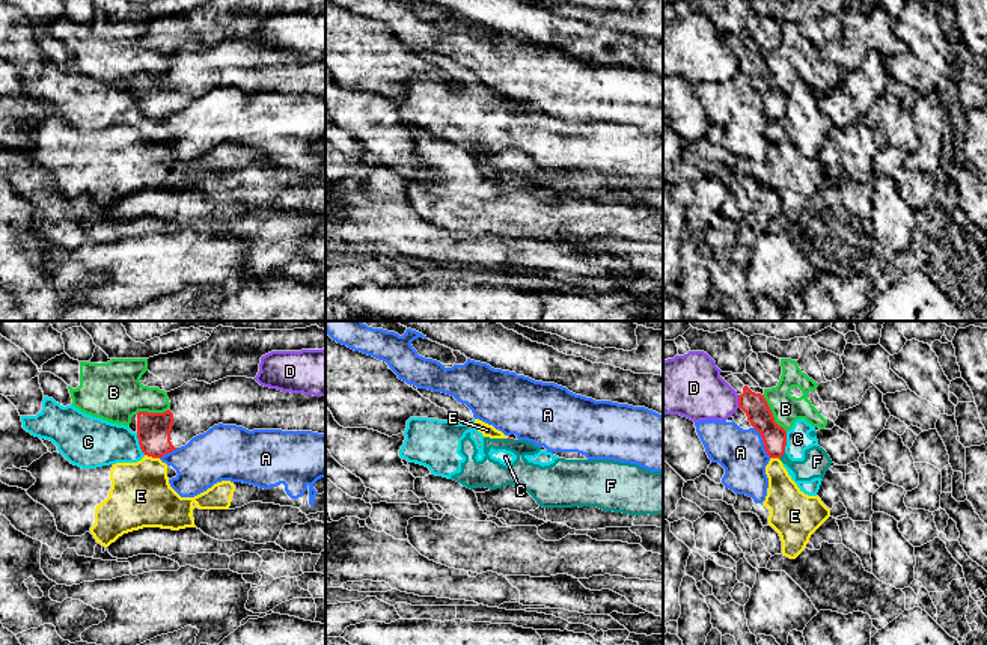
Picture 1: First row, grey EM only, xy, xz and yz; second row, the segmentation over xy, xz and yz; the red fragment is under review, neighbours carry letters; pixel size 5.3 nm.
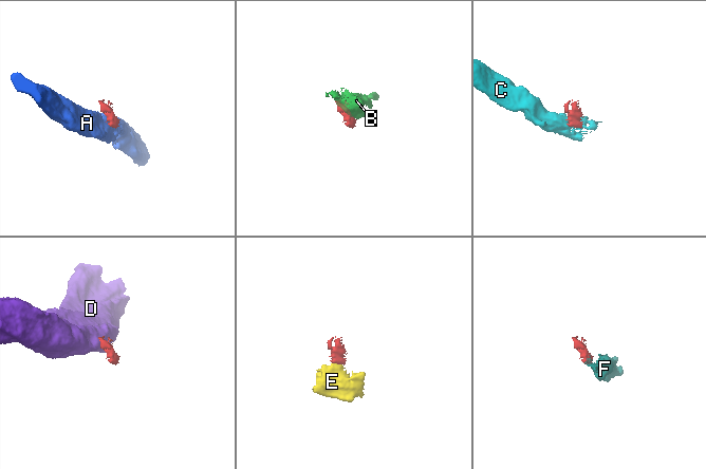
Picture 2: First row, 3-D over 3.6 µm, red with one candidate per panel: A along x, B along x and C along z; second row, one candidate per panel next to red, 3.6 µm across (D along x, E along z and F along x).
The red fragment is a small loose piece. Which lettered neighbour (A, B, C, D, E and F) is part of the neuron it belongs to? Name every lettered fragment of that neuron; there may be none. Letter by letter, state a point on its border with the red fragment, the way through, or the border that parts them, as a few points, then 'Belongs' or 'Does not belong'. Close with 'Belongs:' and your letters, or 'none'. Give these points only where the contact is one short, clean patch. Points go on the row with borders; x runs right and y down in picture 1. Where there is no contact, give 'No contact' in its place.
A: Touches red at yz (763, 440). Boundary: yz (754, 427), (761, 437), (764, 451), (770, 457). Does not belong
B: Touches red at yz (772, 413). Boundary: yz (763, 395), (773, 419), (785, 431). Does not belong
C: Touches red at xy (139, 443). Boundary: xy (136, 433), (139, 448), (145, 454). Does not belong
D: Touches red at yz (739, 401). Boundary: yz (737, 395), (739, 407). Does not belong
E: Touches red at xy (152, 457). Boundary: xy (145, 454), (158, 458). Does not belong
F: Touches red at yz (782, 454). Boundary: yz (784, 452), (779, 458). Does not belong
Belongs: none

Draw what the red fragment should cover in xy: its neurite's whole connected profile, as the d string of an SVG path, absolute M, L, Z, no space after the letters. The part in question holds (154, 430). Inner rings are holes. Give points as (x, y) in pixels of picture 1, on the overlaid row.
M226 377L211 384L191 380L167 392L170 408L164 413L139 411L131 417L130 429L137 434L145 455L163 455L185 446L193 437L206 433L214 425L237 425L249 431L282 429L312 431L325 434L325 396L282 392L261 386L247 377Z

